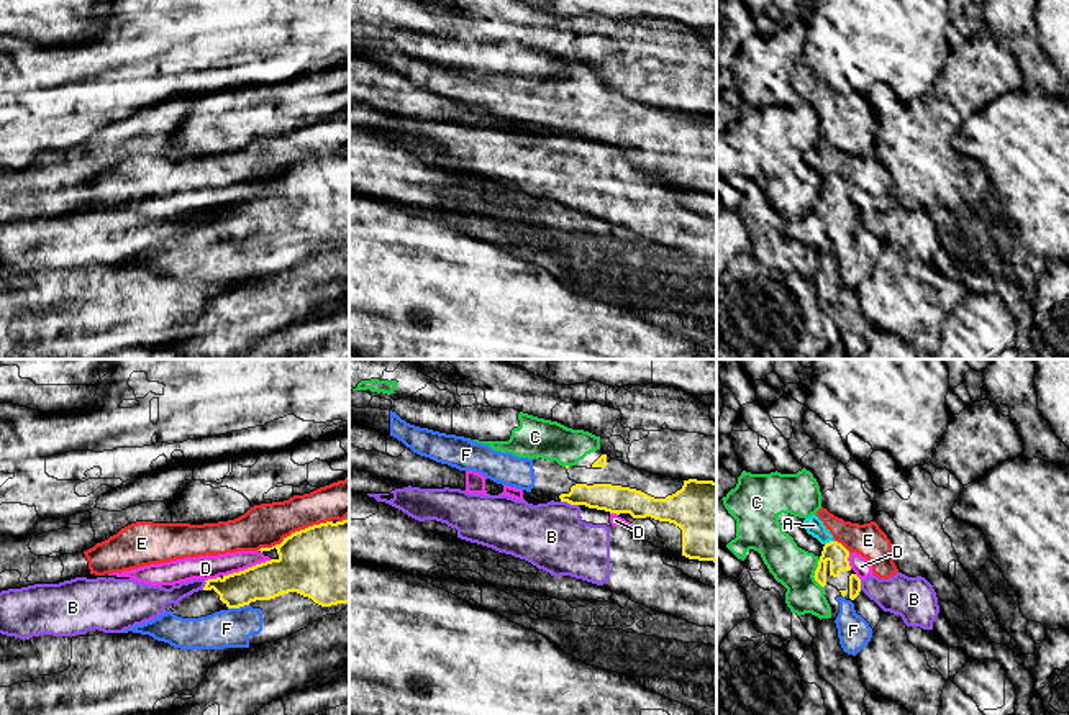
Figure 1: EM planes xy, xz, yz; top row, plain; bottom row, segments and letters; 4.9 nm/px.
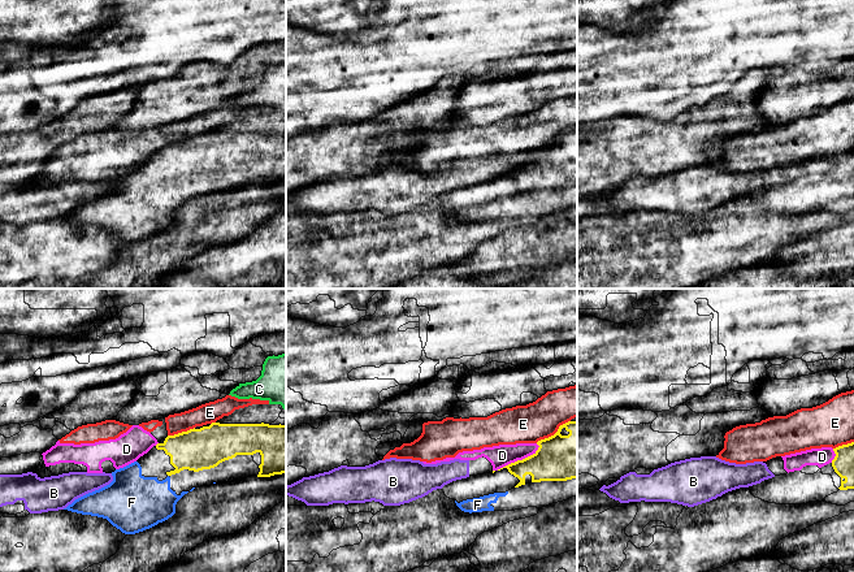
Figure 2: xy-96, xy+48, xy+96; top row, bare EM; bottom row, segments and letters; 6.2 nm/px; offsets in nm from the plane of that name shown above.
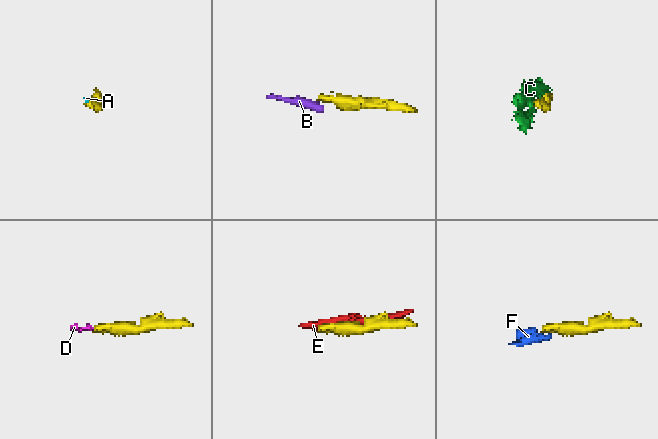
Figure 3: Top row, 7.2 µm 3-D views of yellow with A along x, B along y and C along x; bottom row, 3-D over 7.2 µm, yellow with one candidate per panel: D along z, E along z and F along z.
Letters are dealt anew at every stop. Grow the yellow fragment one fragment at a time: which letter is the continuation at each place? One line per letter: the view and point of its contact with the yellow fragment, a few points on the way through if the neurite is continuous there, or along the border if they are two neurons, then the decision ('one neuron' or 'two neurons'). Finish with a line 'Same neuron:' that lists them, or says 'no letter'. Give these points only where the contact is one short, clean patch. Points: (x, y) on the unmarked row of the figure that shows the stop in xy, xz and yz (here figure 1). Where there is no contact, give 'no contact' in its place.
A: meets yellow in yz at (830, 174); two neurons
B: meets yellow in xz at (569, 135); border along xz (561, 133), (577, 138); two neurons
C: meets yellow in yz at (815, 205); two neurons
D: meets yellow in xy at (248, 200); two neurons
E: meets yellow in xy at (295, 164); two neurons
F: meets yellow in xy at (238, 240); one neuron
Same neuron: F

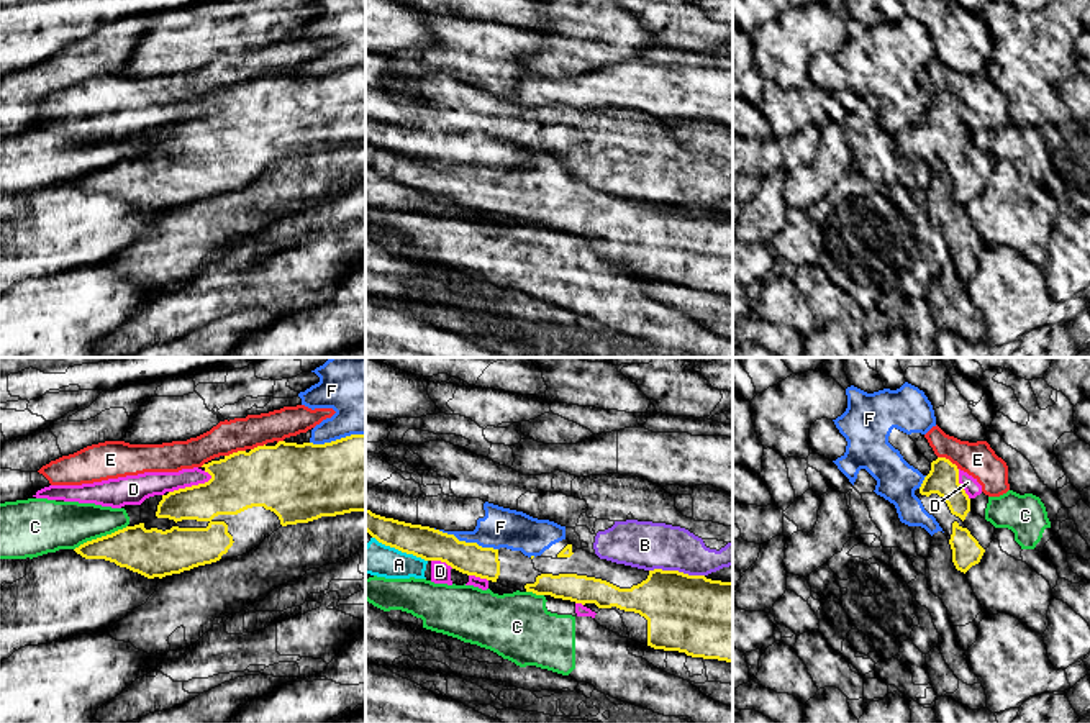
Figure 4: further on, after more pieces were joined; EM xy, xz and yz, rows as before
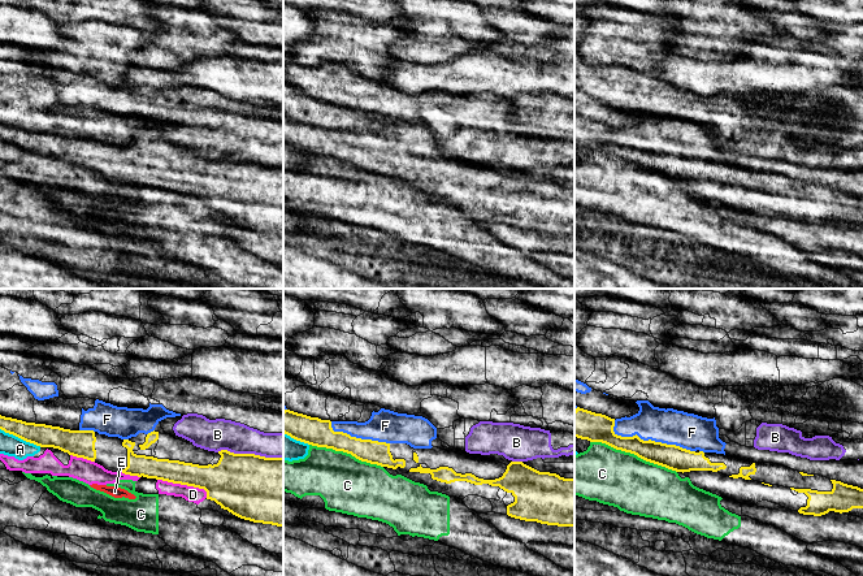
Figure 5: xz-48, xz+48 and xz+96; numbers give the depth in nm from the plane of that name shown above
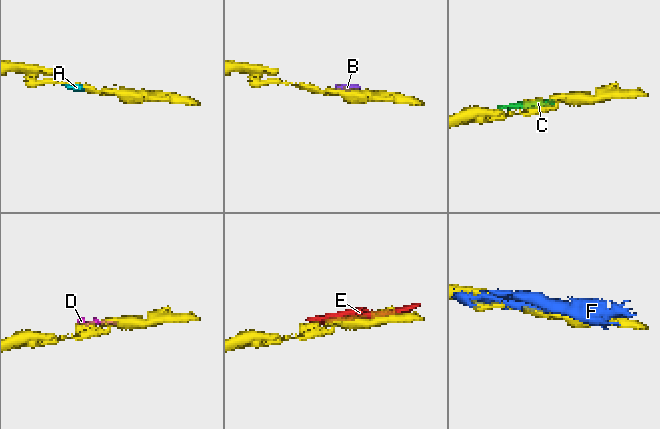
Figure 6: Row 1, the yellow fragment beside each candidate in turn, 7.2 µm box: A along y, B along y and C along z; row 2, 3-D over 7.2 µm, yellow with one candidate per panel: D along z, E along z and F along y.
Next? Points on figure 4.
A: meets yellow in xz at (400, 182); border along xz (372, 169), (426, 194); two neurons
B: meets yellow in xz at (677, 204); two neurons
C: meets yellow in xy at (102, 169); two neurons
D: meets yellow in xy at (192, 118); two neurons
E: meets yellow in yz at (948, 92); two neurons
F: meets yellow in xz at (467, 176); two neurons
Same neuron: no letter

